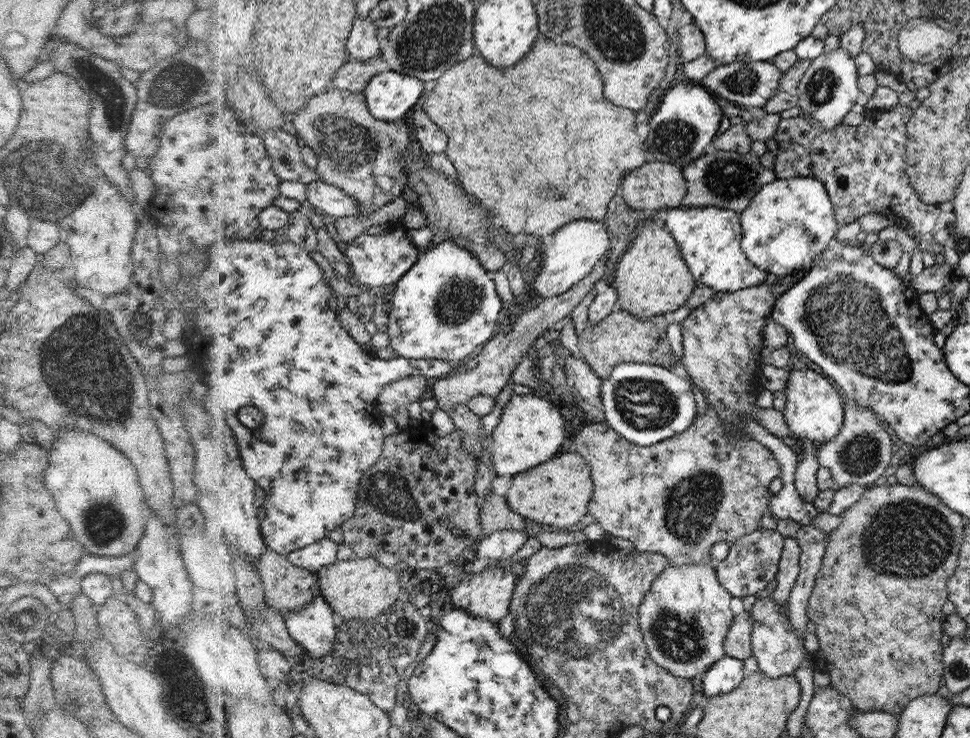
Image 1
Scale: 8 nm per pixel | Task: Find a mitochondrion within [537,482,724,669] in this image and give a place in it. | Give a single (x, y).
(678, 635)

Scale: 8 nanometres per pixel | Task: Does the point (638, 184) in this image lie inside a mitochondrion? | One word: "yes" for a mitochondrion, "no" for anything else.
no

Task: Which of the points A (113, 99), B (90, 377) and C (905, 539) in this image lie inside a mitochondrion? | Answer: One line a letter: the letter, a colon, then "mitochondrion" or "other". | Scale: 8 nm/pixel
A: mitochondrion
B: mitochondrion
C: mitochondrion

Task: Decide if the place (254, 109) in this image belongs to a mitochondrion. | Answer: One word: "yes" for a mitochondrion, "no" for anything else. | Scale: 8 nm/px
no

